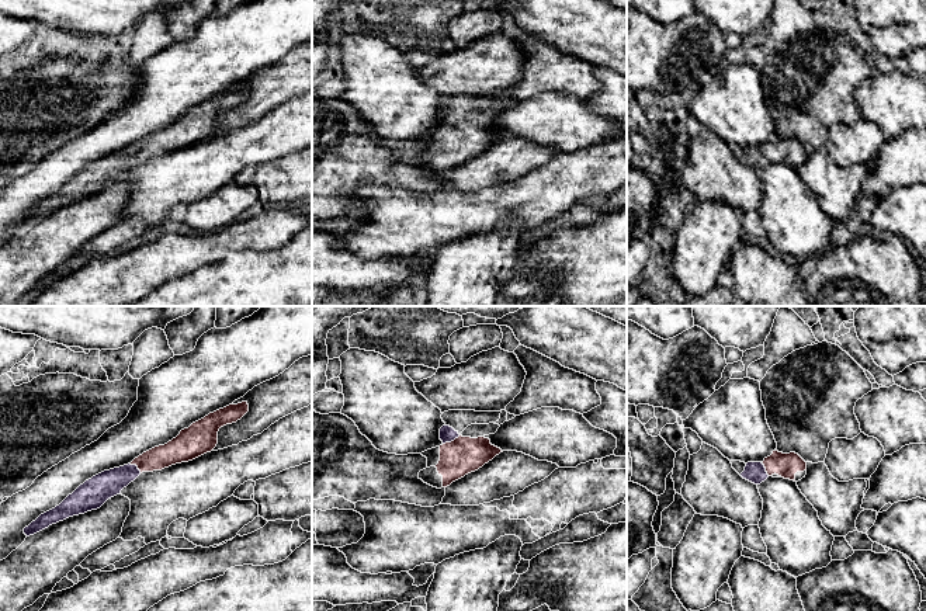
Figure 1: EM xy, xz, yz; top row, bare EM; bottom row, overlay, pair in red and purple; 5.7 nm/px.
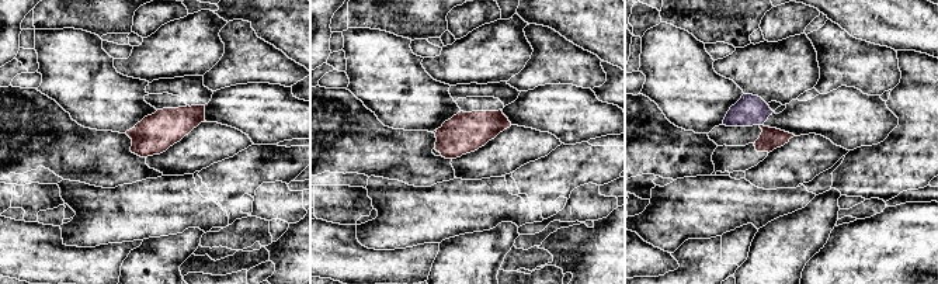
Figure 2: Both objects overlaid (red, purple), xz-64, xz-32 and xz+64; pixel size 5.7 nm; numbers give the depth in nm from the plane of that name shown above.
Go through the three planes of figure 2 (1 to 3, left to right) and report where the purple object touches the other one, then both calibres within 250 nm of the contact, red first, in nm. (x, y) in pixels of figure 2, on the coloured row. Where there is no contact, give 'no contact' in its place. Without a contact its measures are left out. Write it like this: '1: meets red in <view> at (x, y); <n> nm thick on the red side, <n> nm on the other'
1: no contact
2: no contact
3: no contact

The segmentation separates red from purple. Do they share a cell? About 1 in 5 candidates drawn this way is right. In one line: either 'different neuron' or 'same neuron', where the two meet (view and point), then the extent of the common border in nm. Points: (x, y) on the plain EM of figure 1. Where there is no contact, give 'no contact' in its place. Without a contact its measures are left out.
same neuron | xz (451, 127) | 120 nm

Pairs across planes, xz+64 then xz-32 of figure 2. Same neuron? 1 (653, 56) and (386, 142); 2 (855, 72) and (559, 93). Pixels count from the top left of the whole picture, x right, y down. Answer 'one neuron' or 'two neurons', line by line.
1: two neurons
2: two neurons

